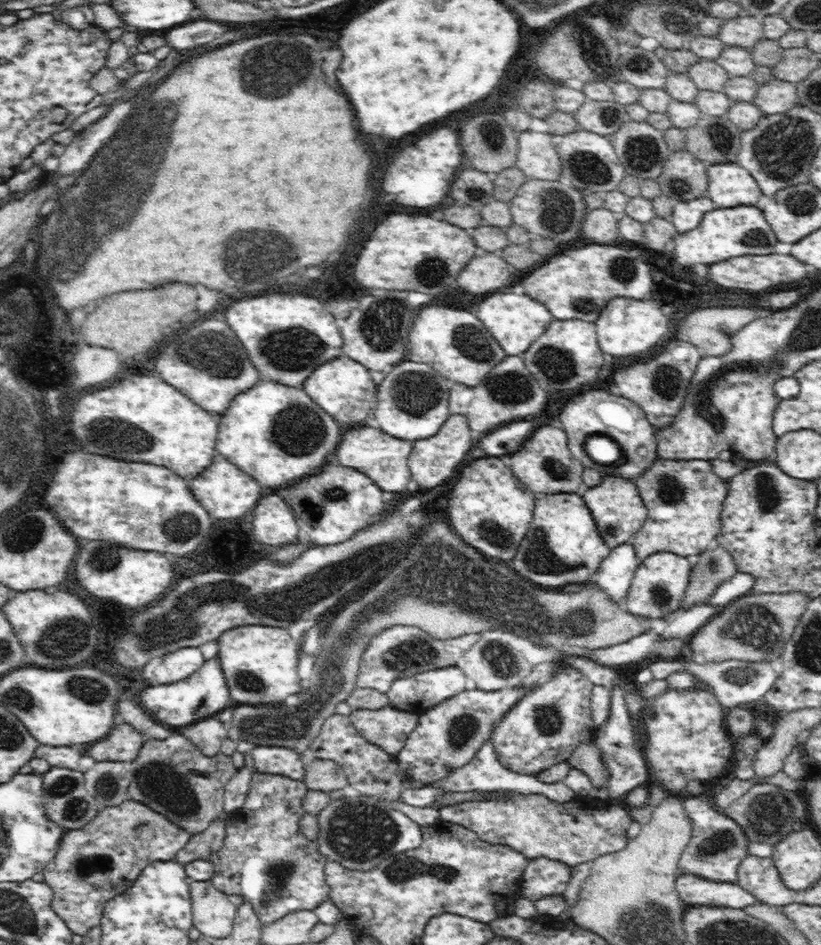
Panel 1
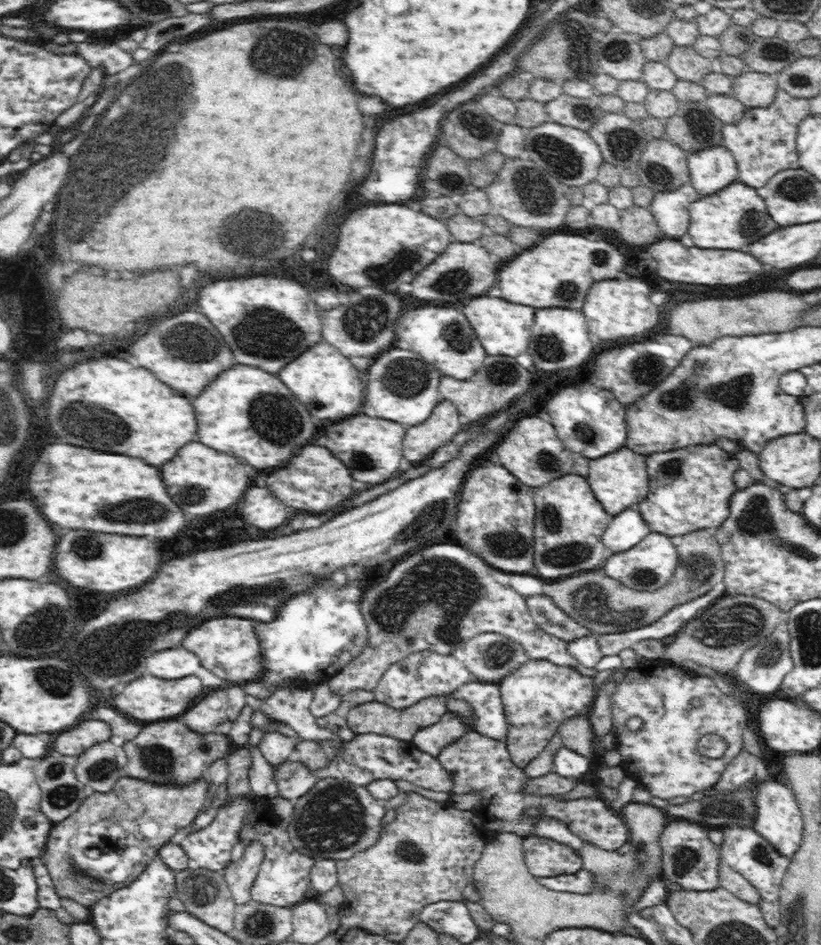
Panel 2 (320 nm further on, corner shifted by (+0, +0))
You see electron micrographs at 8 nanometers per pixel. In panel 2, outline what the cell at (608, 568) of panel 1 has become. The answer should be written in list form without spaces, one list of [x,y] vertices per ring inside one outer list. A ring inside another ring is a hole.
[[[637,506],[629,507],[622,514],[612,517],[610,525],[602,535],[602,543],[612,554],[622,554],[631,547],[638,546],[650,532],[650,526],[640,515]]]

